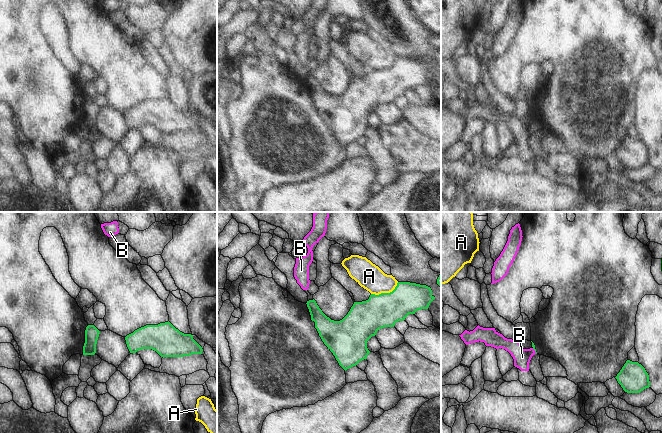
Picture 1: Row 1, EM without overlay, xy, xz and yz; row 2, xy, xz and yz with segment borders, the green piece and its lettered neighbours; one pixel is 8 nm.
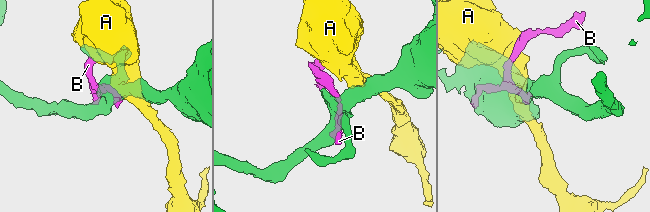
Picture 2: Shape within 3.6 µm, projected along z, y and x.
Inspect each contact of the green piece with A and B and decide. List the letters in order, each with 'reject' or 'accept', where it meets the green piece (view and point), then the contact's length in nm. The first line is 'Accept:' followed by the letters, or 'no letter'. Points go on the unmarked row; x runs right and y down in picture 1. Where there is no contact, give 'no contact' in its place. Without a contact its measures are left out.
Accept: no letter
A: reject | xz (385, 69) | 240 nm
B: reject | yz (535, 127) | 60 nm

